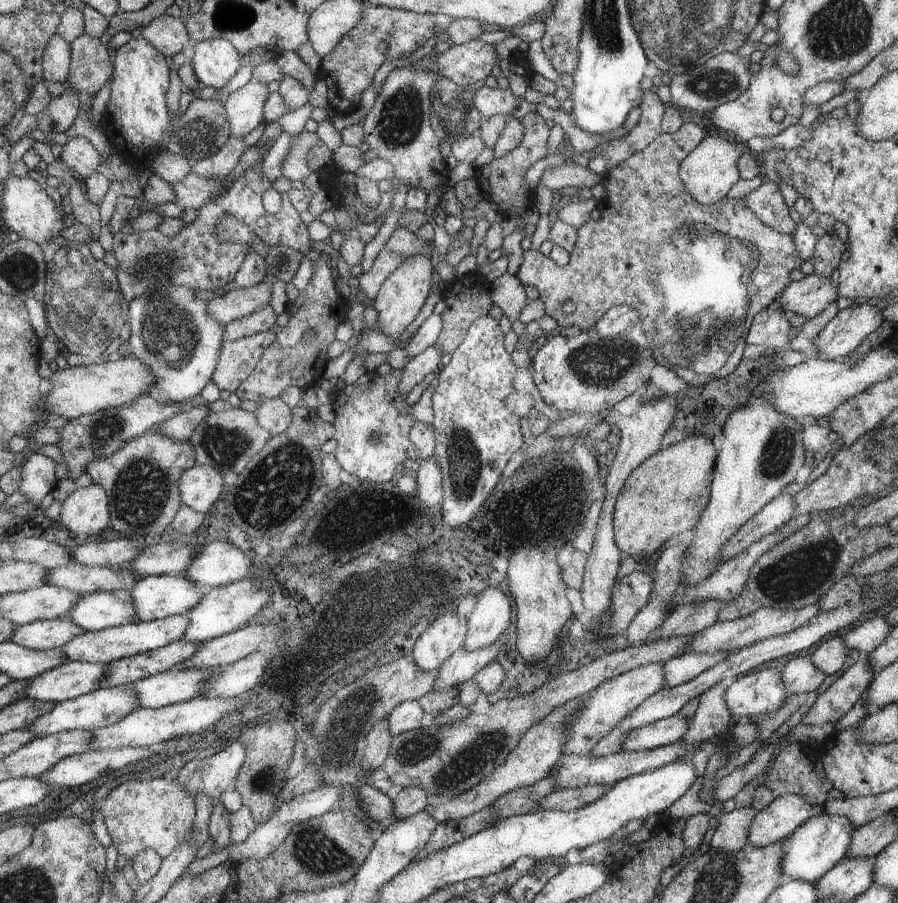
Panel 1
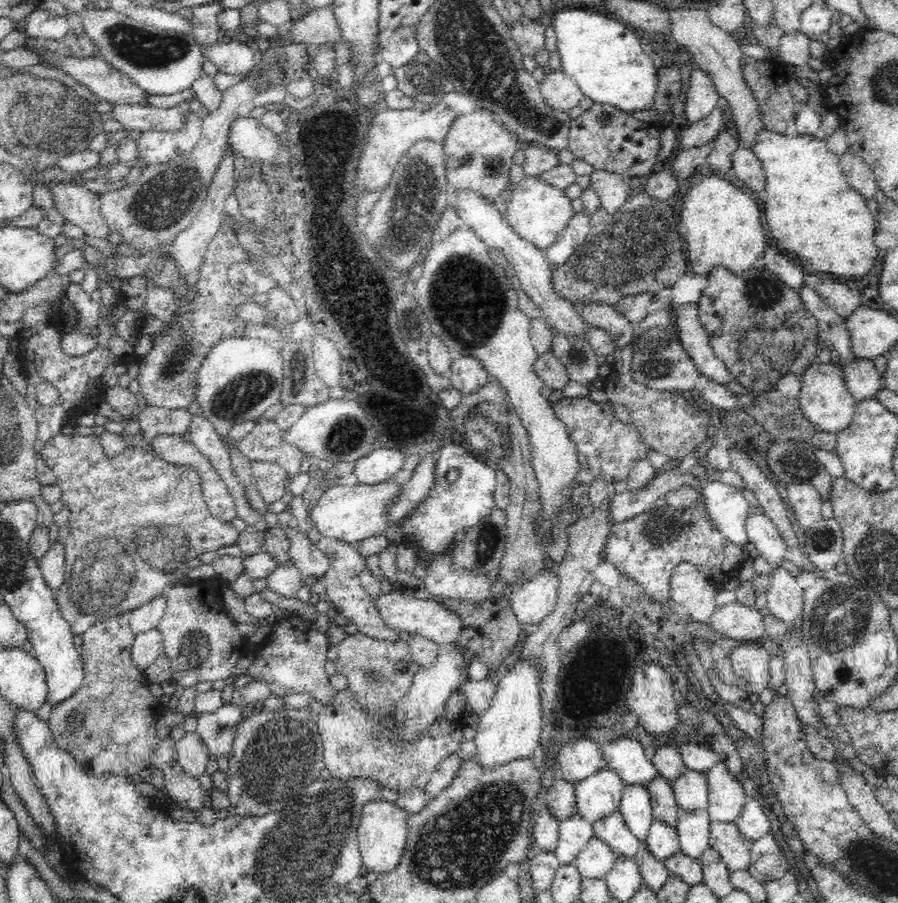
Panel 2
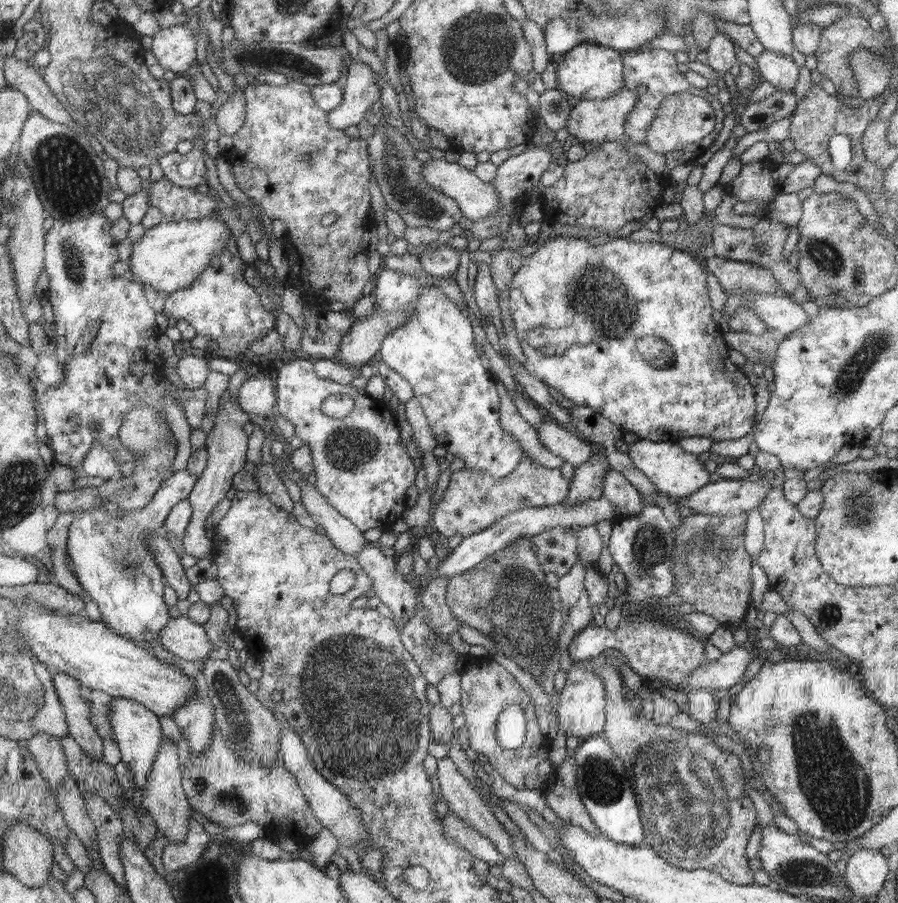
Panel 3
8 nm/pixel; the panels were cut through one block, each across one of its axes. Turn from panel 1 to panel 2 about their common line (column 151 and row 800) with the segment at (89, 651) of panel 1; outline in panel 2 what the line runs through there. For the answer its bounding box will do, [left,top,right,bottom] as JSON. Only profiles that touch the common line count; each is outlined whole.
[619,784,655,841]

